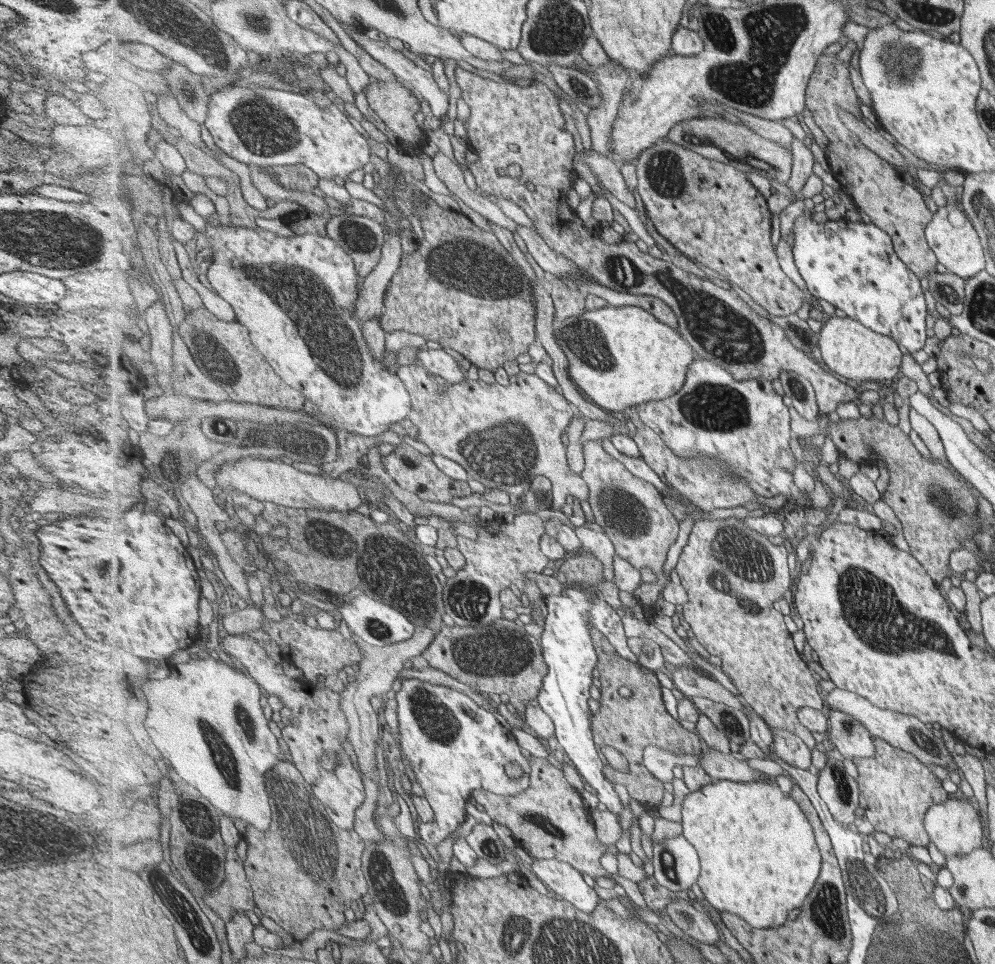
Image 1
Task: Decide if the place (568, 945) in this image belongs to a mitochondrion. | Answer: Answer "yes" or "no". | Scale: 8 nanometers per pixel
yes

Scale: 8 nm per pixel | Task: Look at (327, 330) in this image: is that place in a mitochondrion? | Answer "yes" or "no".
yes

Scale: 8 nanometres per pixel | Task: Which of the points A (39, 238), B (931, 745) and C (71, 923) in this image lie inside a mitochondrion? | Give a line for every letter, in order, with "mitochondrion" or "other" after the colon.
A: mitochondrion
B: other
C: mitochondrion

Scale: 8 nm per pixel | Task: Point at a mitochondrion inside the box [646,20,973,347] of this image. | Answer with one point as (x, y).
(901, 65)

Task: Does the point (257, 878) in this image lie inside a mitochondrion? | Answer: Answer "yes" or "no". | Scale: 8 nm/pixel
no

